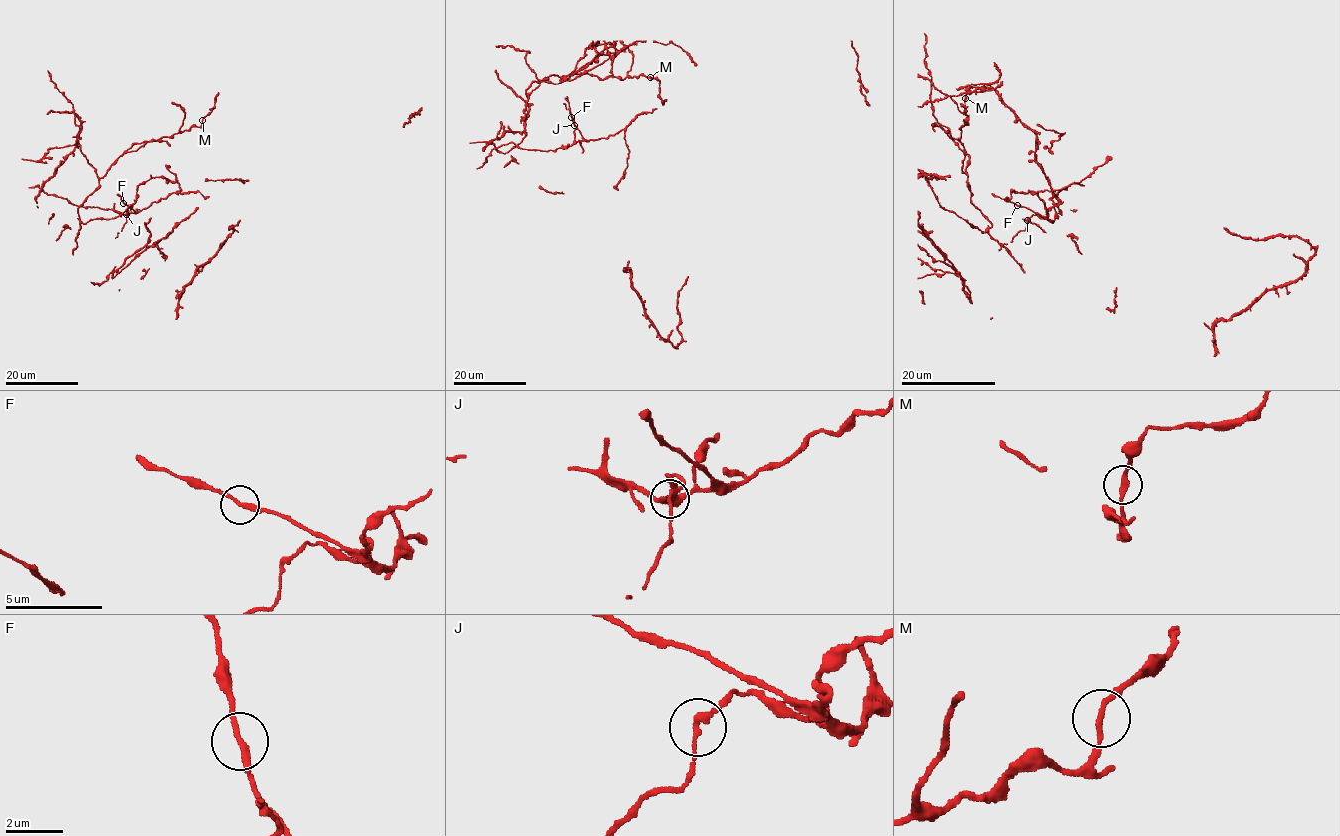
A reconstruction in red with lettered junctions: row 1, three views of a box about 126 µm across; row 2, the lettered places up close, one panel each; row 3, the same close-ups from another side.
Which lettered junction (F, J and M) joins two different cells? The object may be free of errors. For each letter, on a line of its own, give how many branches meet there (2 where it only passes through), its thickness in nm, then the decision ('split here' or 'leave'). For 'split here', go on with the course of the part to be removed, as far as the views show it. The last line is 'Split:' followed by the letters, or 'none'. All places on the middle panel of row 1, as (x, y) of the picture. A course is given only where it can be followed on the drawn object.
F: 2 branches meet; 200 nm thick; leave
J: 2 branches meet; 200 nm thick; leave
M: 2 branches meet; 200 nm thick; leave
Split: none

